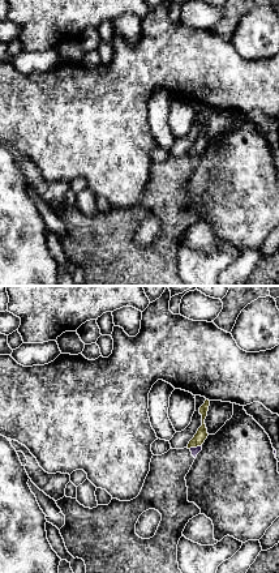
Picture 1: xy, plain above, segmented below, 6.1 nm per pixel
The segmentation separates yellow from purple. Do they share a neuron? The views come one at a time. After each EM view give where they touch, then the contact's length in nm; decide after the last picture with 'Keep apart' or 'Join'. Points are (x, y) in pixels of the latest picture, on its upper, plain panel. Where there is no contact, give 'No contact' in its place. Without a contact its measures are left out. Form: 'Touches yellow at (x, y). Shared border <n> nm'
Touches yellow at (194, 154). Shared border 80 nm

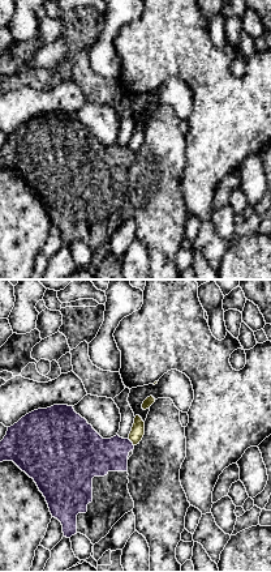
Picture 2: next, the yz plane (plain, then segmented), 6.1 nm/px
Touches yellow at (130, 148). Shared border 70 nm

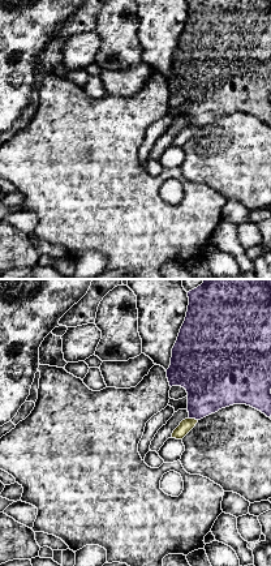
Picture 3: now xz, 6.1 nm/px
Touches yellow at (193, 127). Shared border 60 nm

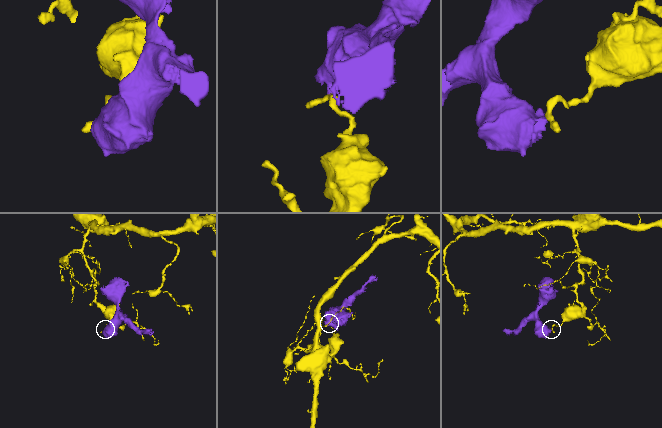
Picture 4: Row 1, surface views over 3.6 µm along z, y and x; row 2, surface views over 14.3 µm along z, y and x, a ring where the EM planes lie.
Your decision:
Keep apart

